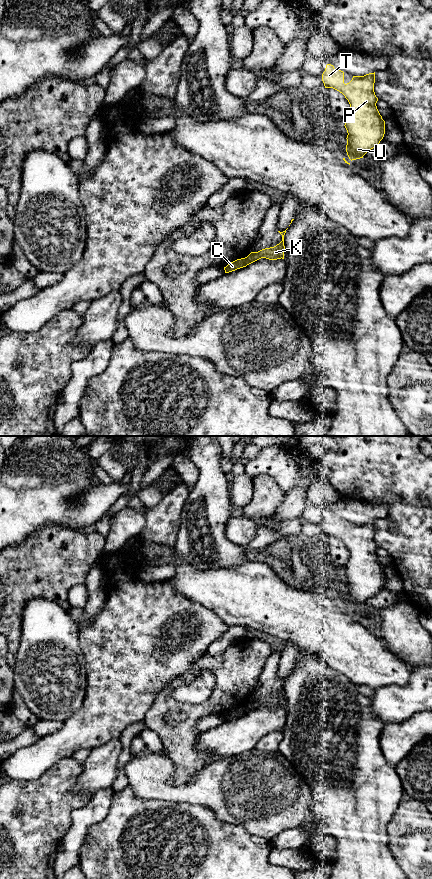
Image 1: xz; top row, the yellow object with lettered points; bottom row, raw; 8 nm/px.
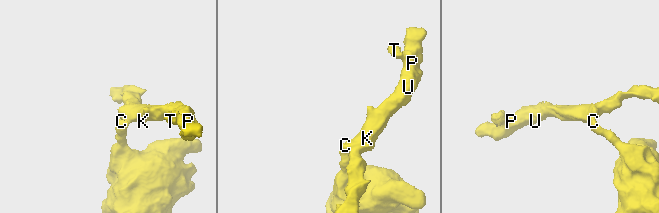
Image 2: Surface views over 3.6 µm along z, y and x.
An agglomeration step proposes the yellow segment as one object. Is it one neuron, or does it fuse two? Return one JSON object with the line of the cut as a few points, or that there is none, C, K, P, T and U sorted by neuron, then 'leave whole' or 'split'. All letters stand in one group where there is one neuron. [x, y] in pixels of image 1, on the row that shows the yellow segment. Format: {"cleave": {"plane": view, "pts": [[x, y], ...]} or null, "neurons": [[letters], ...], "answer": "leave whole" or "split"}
{"cleave": {"plane": "xz", "pts": [[241, 258], [242, 267]]}, "neurons": [["C"], ["K", "P", "T", "U"]], "answer": "split"}

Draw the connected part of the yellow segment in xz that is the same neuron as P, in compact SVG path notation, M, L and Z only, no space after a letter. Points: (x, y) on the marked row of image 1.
M327 64L322 74L322 81L325 88L333 88L339 91L348 100L350 109L344 119L344 126L348 133L346 152L351 161L363 158L369 150L380 143L385 134L385 121L382 119L376 106L378 98L374 92L375 72L364 76L353 76L352 80L345 84L344 72L335 69L331 64Z

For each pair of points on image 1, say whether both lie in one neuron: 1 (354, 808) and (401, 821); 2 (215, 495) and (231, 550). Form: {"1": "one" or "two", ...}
{"1": "two", "2": "one"}

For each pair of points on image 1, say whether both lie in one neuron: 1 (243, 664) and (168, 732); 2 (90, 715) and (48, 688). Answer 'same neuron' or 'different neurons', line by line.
1: same neuron
2: different neurons

